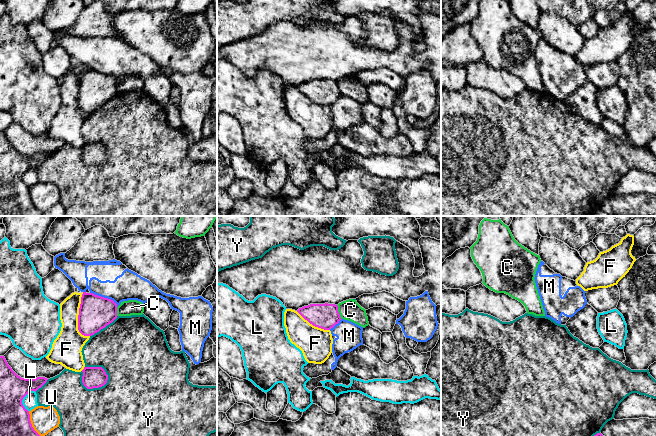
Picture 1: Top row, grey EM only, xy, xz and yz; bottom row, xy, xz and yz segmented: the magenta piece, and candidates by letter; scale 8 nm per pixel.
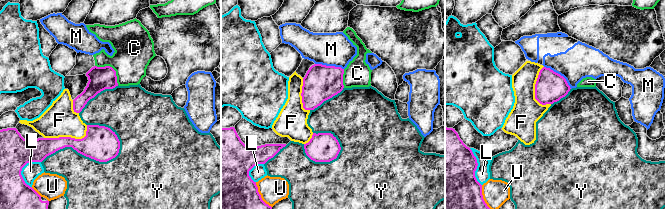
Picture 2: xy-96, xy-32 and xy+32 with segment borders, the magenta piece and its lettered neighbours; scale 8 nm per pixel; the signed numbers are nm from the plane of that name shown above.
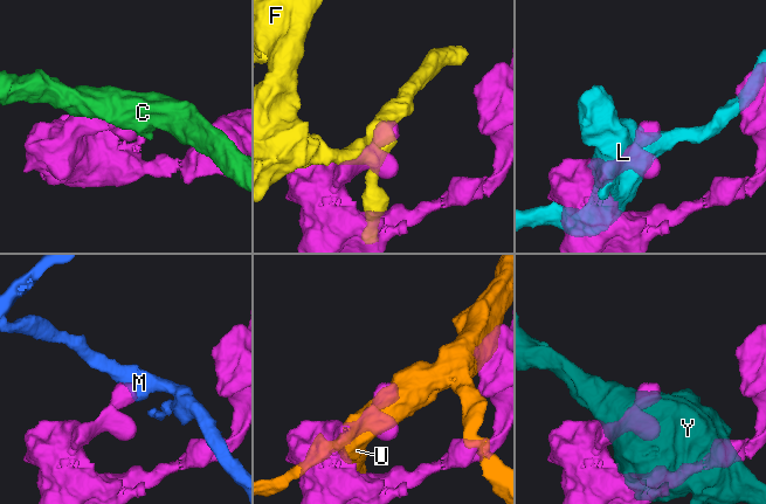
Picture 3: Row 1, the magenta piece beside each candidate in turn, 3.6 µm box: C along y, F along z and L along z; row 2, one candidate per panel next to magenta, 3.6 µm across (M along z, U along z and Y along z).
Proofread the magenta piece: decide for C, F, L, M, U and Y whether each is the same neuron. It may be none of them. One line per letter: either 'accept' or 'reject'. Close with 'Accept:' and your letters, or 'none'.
C: reject
F: reject
L: reject
M: reject
U: reject
Y: reject
Accept: none

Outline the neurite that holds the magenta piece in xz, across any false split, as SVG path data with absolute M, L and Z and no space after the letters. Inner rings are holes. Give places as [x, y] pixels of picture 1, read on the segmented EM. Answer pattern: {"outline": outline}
{"outline": "M310 304L299 308L297 312L310 324L324 330L330 330L341 320L335 304Z"}

